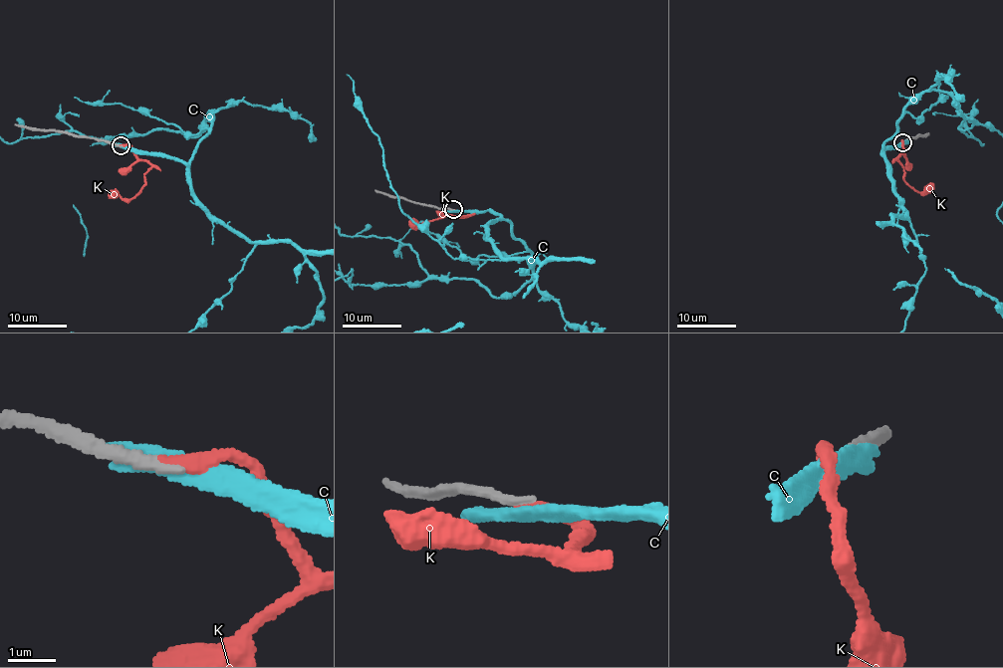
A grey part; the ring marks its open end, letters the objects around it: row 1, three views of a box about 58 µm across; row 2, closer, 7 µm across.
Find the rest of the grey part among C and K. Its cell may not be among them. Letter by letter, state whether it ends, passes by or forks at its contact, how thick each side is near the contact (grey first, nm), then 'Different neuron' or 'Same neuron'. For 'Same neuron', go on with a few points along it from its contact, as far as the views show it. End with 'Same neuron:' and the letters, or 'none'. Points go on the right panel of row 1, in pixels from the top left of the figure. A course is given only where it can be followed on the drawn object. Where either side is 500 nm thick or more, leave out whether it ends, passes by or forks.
C: It passes by. Thickness 220 nm (grey) against 320 nm. Different neuron
K: It ends there. Thickness 200 nm (grey) against 240 nm. Same neuron. Its course: (903, 142), (903, 151), (897, 158), (905, 181), (925, 193), (932, 188), (930, 185)
Same neuron: K

